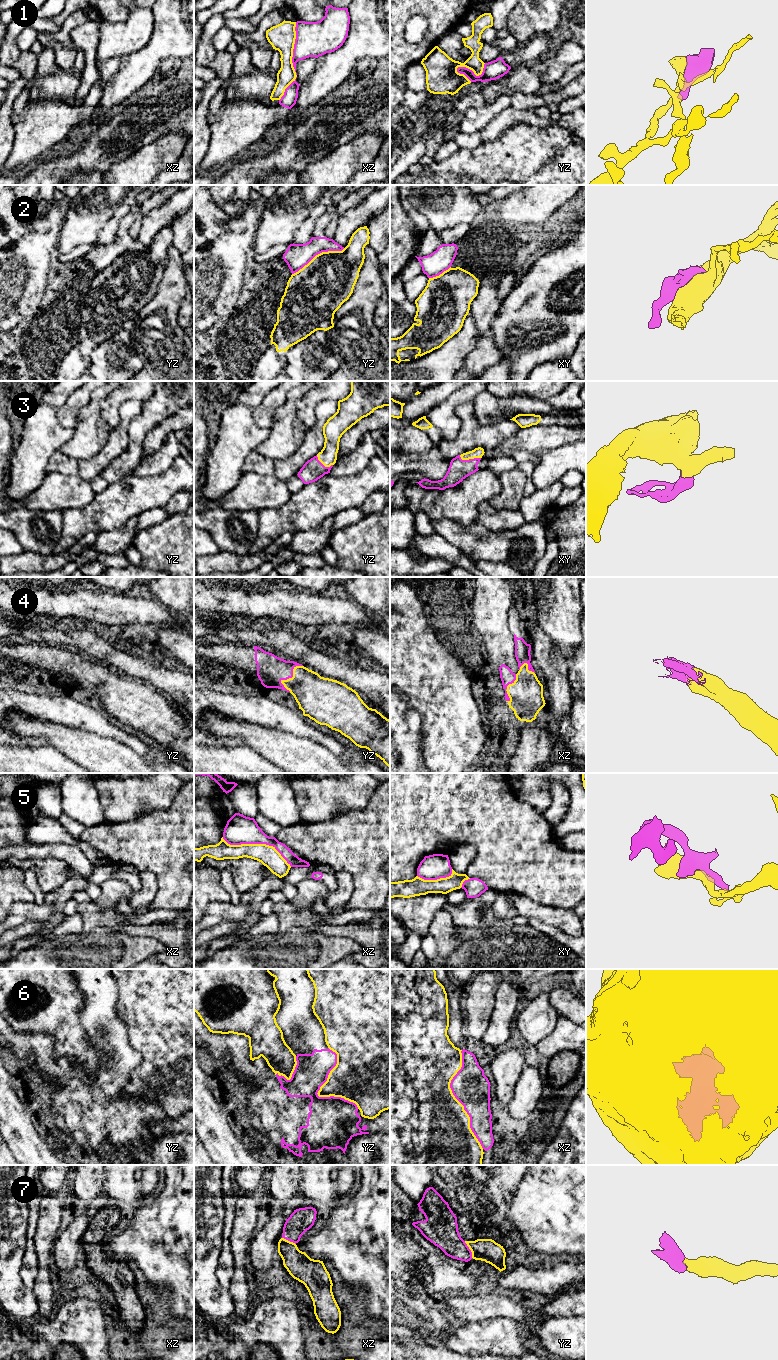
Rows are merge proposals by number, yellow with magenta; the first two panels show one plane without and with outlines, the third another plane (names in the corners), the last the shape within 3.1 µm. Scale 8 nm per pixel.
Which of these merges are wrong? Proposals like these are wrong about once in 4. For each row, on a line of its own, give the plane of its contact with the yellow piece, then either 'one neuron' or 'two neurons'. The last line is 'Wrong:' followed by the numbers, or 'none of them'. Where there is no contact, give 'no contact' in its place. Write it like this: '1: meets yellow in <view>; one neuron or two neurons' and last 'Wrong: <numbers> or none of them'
1: meets yellow in xz; two neurons
2: meets yellow in yz; two neurons
3: meets yellow in xy; one neuron
4: meets yellow in yz; one neuron
5: meets yellow in xz; two neurons
6: meets yellow in xz; two neurons
7: meets yellow in yz; one neuron
Wrong: 1, 2, 5, 6

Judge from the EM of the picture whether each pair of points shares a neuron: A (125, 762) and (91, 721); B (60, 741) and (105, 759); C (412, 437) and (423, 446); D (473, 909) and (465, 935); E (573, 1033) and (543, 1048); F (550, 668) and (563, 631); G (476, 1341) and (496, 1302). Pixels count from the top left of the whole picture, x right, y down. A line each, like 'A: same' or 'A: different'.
A: different
B: same
C: same
D: different
E: same
F: different
G: different

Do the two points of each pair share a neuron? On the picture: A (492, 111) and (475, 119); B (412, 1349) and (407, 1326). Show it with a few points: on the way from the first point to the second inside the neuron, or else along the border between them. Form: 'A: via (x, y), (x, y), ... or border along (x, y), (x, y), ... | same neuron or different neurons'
A: via (488, 111), (479, 117) | same neuron
B: border along (400, 1338), (419, 1339), (421, 1341) | different neurons

